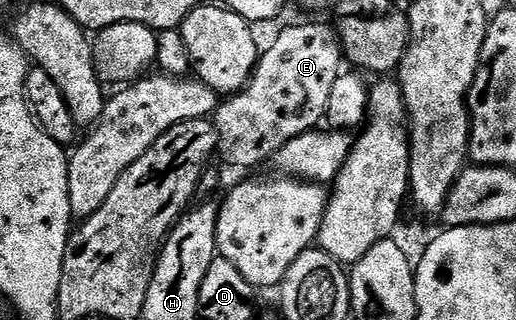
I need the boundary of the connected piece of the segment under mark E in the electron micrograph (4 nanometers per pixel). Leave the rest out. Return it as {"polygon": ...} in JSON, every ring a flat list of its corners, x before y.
{"polygon":[[304,23,302,25,292,25,290,27,285,26,284,28,281,28,278,40,276,40,273,48,259,56,259,61,250,77,249,82,246,83,246,86,244,86,241,91,234,96,229,96,226,100,223,100,212,117,212,122,217,129,216,153,219,160,222,159,226,164,238,169,250,169,262,164,263,162,269,162,276,152,286,145,288,141,305,132,315,130,323,122,323,119,326,116,328,99,331,97,332,86,335,84,338,76,342,73,340,65,343,66,343,63,344,56,342,54,341,43,338,40,338,33,331,24]]}

